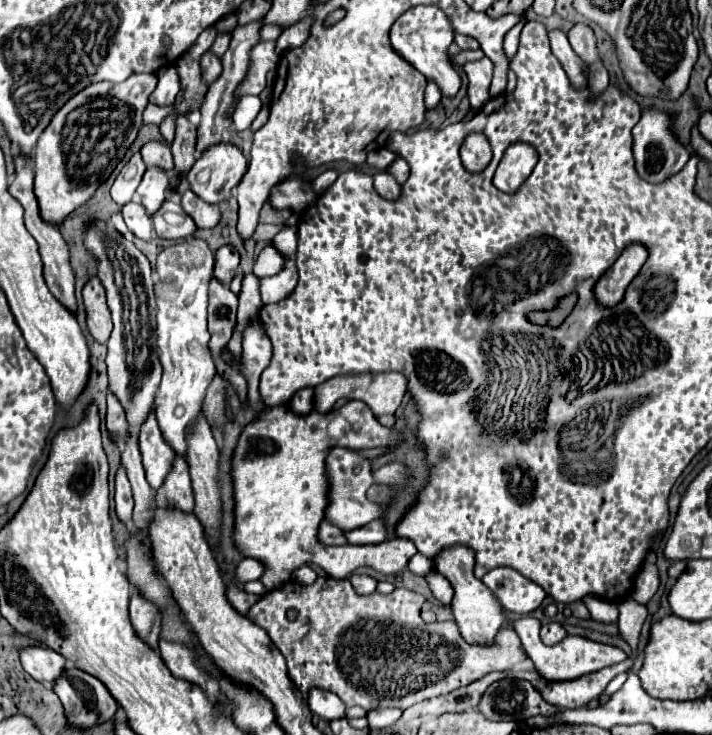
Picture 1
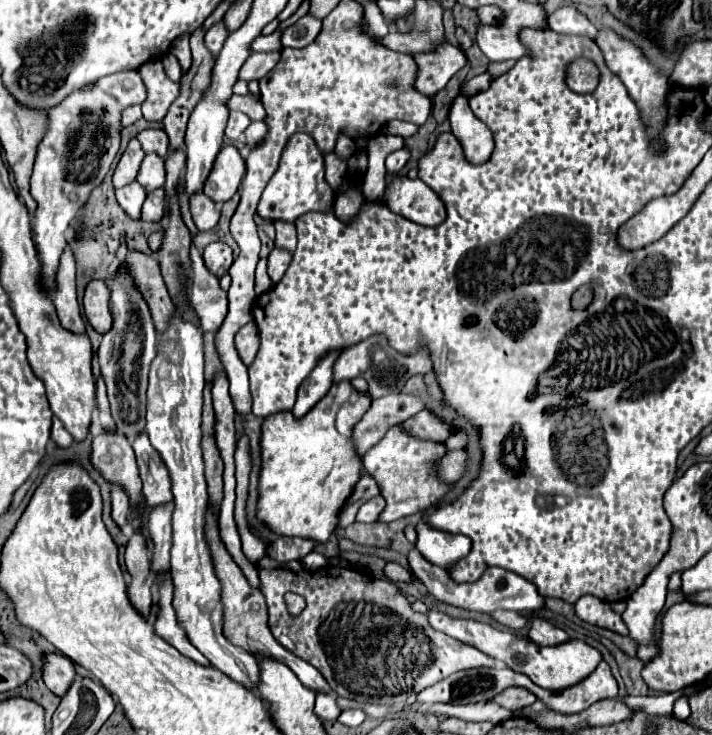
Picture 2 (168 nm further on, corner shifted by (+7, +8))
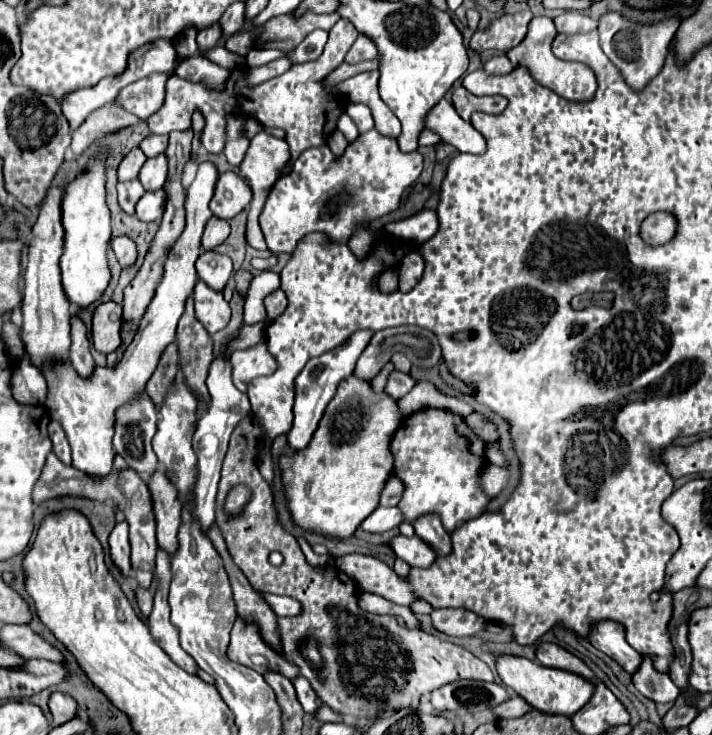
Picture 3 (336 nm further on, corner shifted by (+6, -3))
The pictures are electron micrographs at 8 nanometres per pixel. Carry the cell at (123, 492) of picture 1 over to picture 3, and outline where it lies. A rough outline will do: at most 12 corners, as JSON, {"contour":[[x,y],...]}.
{"contour":[[116,521],[108,539],[112,561],[130,573],[128,523]]}

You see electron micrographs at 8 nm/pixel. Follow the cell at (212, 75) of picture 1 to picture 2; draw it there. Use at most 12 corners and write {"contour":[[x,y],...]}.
{"contour":[[223,20],[207,30],[205,44],[213,56],[219,54],[229,30]]}

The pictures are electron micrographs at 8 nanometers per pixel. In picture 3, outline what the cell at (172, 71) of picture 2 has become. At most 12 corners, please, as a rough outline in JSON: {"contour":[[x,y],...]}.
{"contour":[[194,55],[174,75],[224,91],[230,71]]}

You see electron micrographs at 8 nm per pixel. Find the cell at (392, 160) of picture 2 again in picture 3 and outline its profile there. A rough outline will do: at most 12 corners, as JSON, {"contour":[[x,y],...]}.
{"contour":[[374,129],[310,147],[260,213],[272,253],[394,211],[418,151]]}

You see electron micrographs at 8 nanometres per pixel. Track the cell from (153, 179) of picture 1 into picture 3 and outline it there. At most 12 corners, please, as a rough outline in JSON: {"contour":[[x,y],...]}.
{"contour":[[166,157],[144,163],[138,179],[146,191],[162,189]]}

